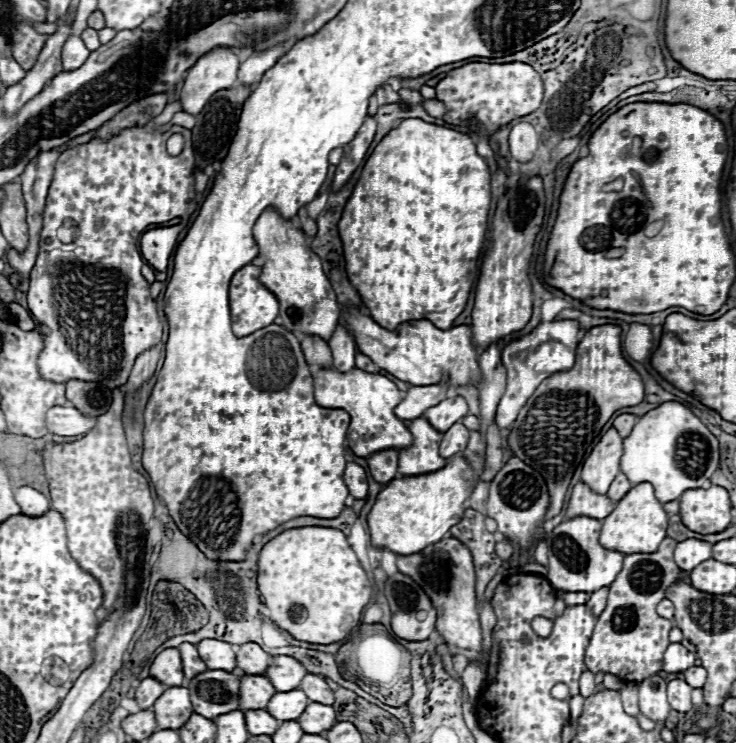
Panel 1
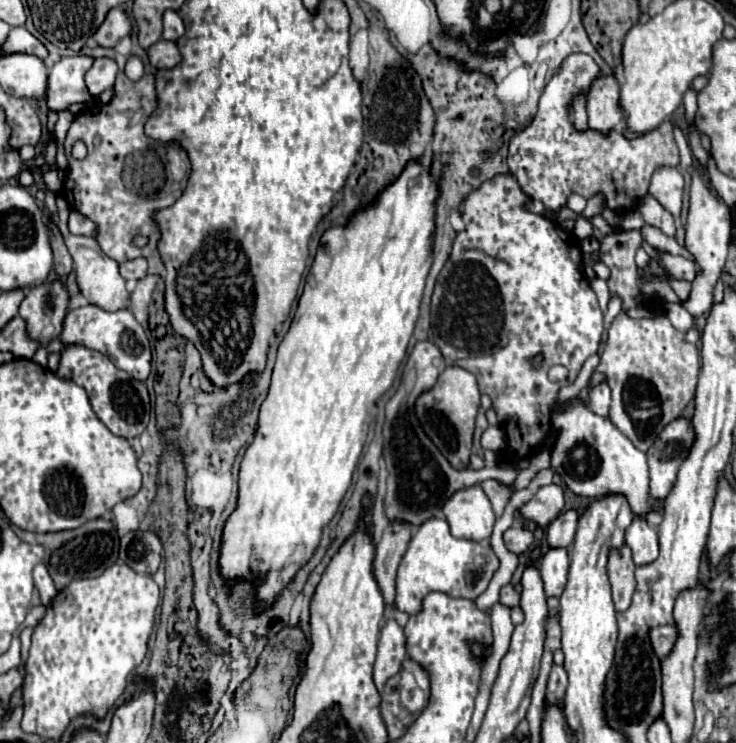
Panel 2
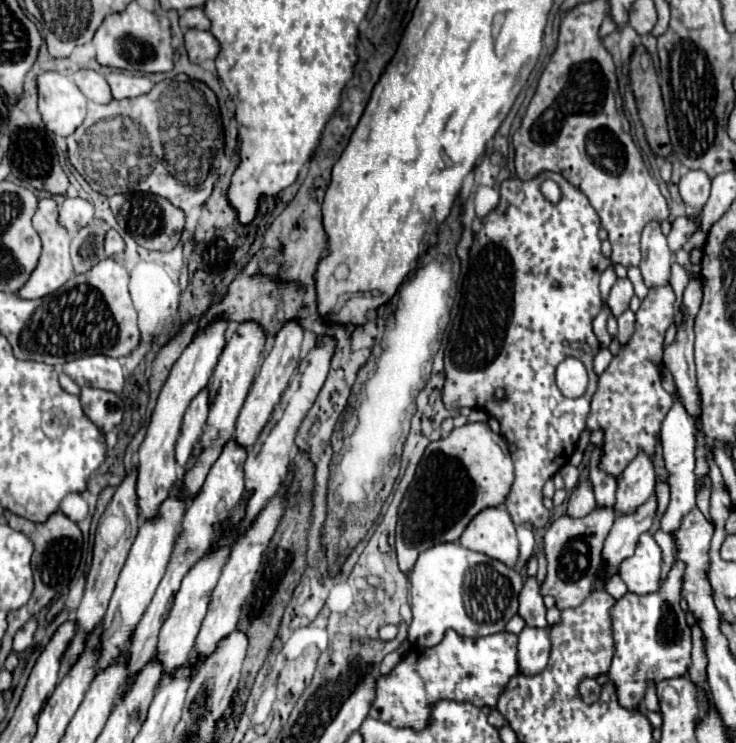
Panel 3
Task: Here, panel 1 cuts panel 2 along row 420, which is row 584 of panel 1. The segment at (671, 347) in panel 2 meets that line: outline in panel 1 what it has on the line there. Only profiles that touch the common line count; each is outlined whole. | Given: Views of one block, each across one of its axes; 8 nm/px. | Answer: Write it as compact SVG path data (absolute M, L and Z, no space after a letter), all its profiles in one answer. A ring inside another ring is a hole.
M664 538L656 552L652 552L652 554L632 554L632 556L624 558L624 568L618 574L618 578L614 580L614 584L610 586L608 606L598 616L598 622L594 626L594 634L592 634L590 644L586 648L586 666L594 674L600 670L604 674L616 674L618 678L622 678L626 682L642 682L644 678L654 676L662 670L662 656L664 656L664 652L670 644L668 634L674 628L674 622L658 616L656 614L656 604L664 598L664 590L680 578L682 570L676 568L674 558L672 558L676 544L678 542L672 540L672 538Z

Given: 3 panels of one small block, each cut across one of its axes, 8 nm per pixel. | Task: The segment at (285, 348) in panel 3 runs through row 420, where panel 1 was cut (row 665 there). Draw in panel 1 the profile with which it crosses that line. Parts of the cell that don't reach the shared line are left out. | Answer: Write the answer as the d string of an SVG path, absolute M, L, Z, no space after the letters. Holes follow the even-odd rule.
M248 642L236 648L236 666L244 674L264 674L270 664L270 654L266 654L258 644Z

